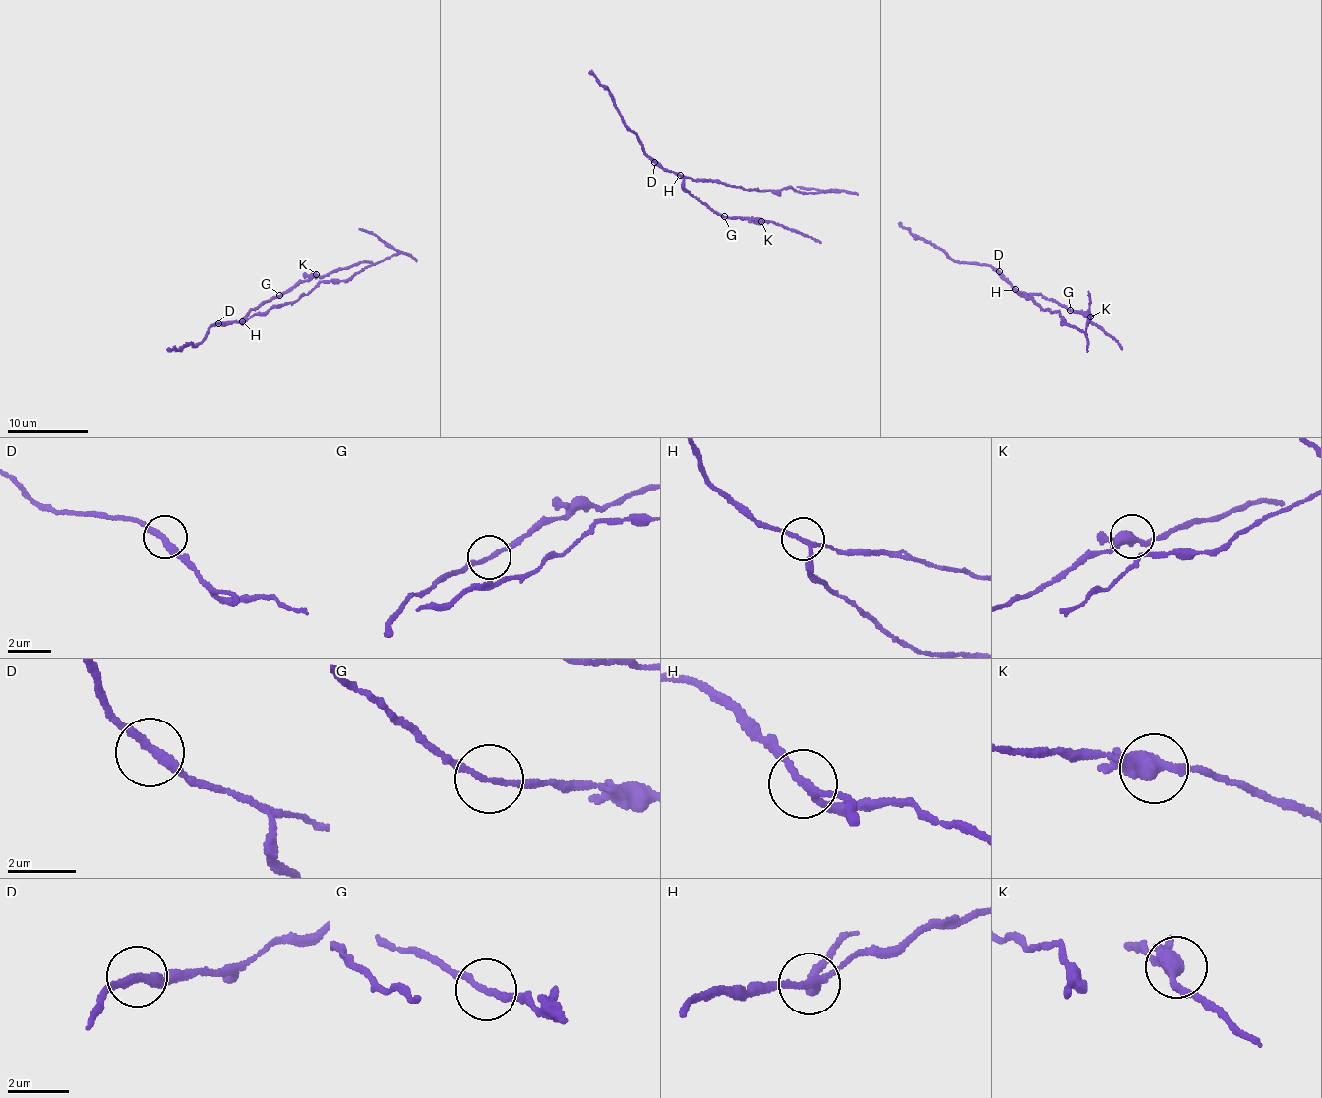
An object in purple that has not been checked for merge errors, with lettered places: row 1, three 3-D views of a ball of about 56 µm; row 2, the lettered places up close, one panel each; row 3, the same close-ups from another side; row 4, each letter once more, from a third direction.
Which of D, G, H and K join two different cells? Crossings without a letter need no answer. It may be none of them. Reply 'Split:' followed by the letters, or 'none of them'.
Split: H

